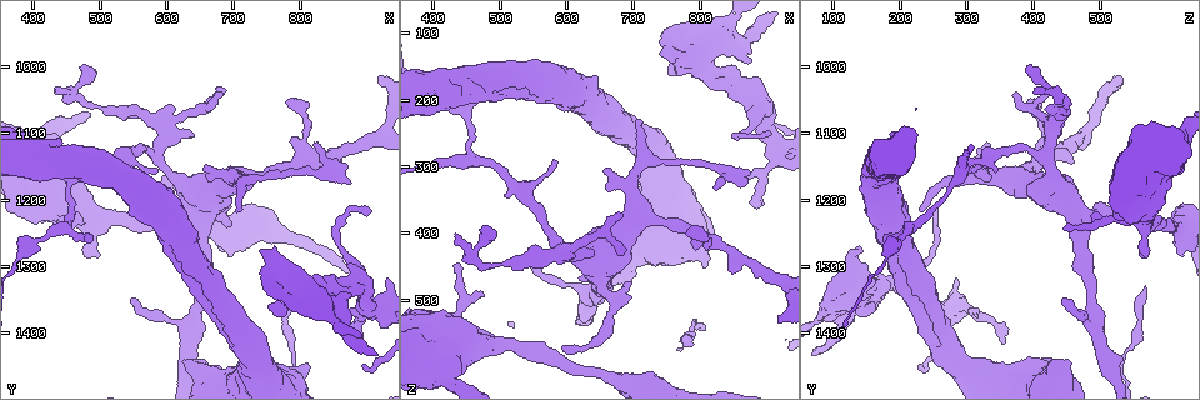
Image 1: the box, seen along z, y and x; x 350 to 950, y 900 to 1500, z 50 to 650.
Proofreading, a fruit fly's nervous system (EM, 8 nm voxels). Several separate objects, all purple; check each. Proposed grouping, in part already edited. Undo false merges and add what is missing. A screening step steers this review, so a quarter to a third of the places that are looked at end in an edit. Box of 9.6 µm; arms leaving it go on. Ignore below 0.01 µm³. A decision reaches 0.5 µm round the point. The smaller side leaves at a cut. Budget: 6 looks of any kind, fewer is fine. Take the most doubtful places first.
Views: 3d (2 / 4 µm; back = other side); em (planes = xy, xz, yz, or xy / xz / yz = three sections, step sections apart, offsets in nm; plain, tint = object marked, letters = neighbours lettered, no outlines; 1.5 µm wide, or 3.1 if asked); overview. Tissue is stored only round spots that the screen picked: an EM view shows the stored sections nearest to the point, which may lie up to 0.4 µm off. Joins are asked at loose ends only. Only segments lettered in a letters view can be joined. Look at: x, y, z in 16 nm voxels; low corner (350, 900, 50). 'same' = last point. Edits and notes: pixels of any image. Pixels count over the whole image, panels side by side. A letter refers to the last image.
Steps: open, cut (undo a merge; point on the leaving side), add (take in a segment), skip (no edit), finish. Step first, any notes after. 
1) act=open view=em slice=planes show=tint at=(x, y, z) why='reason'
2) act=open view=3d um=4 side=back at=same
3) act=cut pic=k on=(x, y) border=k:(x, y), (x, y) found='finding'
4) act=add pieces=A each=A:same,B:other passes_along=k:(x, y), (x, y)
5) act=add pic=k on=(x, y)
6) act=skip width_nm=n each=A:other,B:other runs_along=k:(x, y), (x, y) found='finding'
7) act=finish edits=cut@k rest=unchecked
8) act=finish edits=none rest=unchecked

act=open view=3d um=2 at=(435, 1240, 450) why='an open end'

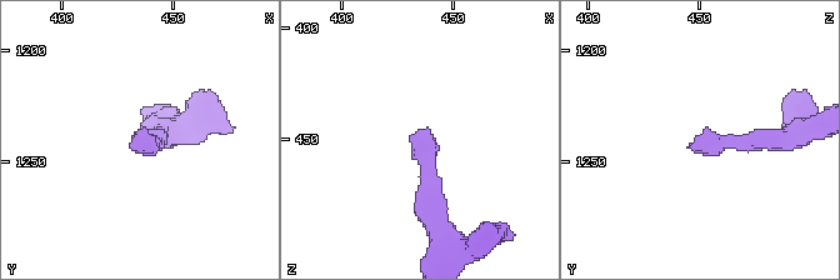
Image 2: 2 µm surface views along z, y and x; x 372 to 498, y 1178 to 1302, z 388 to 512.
act=open view=em slice=planes show=tint at=(432, 1244, 447) why='need the tissue'

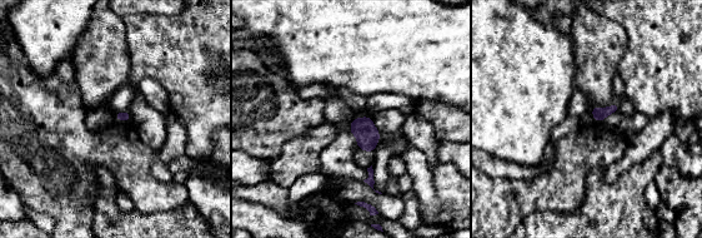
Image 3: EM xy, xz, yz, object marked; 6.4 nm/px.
act=open view=em slice=planes show=letters at=same

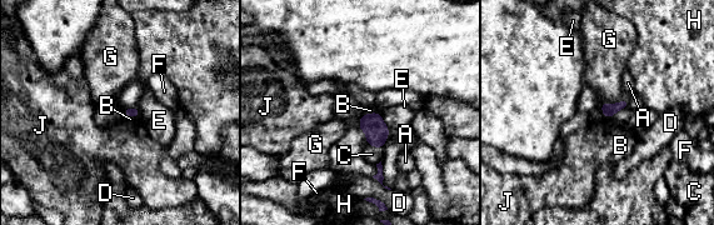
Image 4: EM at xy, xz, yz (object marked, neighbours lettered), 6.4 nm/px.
act=skip each=A:other,B:other,C:other,D:other,E:other,F:other,G:other,H:other,J:other border=4:(139, 116), (125, 118) found='none of them fits'

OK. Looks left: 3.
act=open view=3d um=2 side=back at=(875, 1340, 140) why='branch stops here'

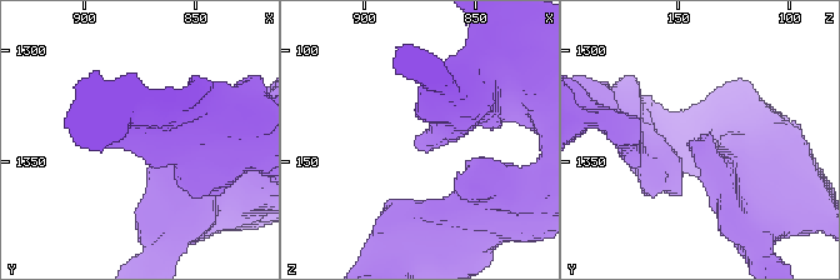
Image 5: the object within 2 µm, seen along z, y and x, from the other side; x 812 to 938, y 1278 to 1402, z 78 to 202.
act=open view=em slice=xz step=8 show=tint at=(875, 1340, 141) why='shape alone is not enough'

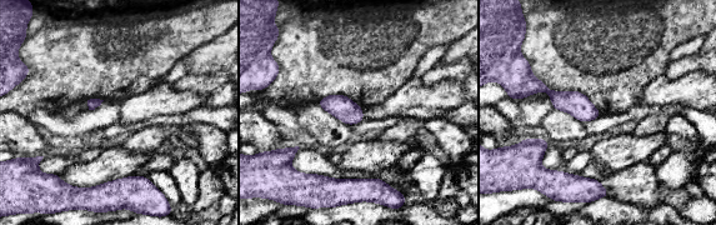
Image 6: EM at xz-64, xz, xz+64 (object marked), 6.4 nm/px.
act=open view=em slice=xy step=8 show=letters at=same

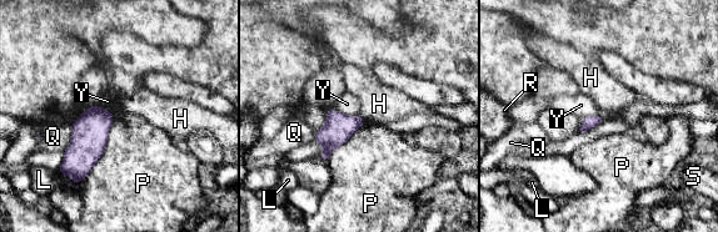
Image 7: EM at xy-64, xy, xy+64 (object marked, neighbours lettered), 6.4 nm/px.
act=skip each=H:other,L:other,P:other,Q:other,R:other,S:other,Y:other found='none of them fits'

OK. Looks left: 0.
act=finish edits=none rest=unchecked

